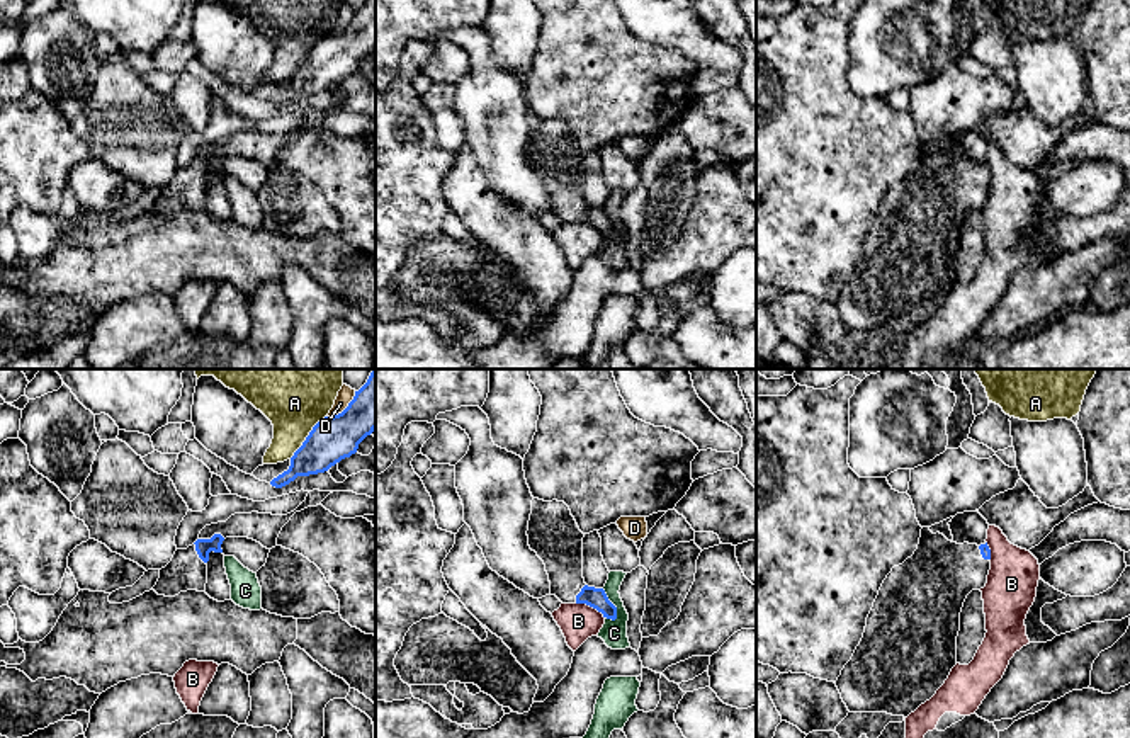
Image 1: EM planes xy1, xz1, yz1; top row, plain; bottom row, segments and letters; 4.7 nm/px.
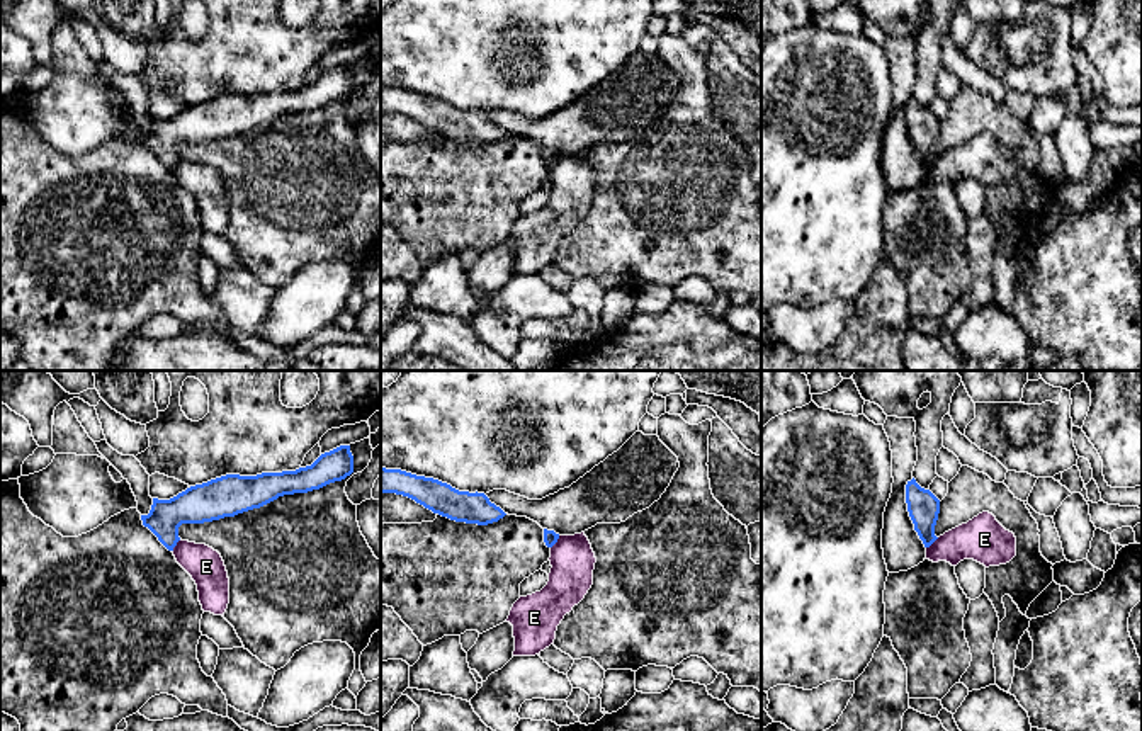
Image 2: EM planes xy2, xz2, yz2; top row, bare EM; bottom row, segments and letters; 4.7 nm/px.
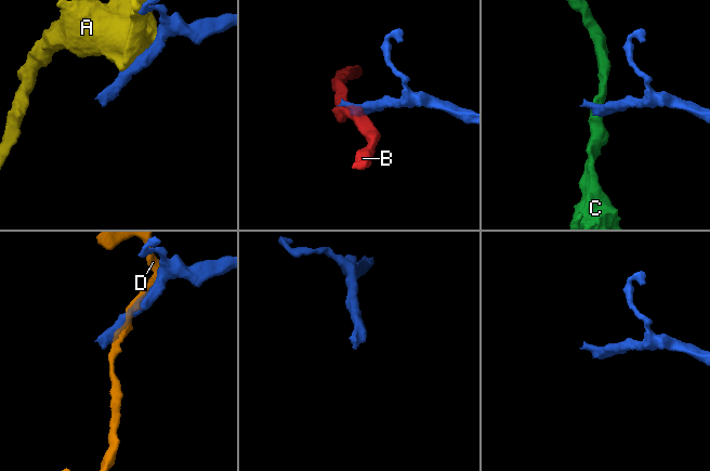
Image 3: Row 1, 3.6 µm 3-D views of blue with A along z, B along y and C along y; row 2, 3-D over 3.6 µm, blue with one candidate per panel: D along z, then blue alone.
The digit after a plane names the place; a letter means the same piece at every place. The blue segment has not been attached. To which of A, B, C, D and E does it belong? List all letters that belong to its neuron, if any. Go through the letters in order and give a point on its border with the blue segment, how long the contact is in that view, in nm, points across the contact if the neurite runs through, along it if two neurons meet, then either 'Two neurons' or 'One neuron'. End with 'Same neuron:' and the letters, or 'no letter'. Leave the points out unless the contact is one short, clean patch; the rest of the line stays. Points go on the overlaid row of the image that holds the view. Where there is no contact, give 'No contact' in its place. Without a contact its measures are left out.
A: Touches blue at xy1 (308, 436). Shared border 280 nm. Two neurons
B: Touches blue at xz1 (590, 606). Shared border 160 nm. Two neurons
C: Touches blue at xz1 (614, 606). Shared border 170 nm. Boundary: xz1 (602, 589), (615, 607), (614, 621). Two neurons
D: Touches blue at xy1 (345, 408). Shared border 180 nm. Boundary: xy1 (355, 391), (354, 398), (340, 412), (328, 417). Two neurons
E: Touches blue at xy2 (175, 544). Shared border 80 nm. Boundary: xy2 (180, 539), (172, 551). Two neurons
Same neuron: no letter

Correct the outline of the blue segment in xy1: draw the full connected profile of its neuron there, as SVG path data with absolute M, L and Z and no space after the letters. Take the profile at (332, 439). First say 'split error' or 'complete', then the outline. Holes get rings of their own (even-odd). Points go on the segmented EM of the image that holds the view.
complete; M376 369L367 383L355 391L348 406L333 417L319 420L302 446L291 457L287 471L270 481L282 488L297 476L328 471L331 466L357 452L359 444L376 430Z

